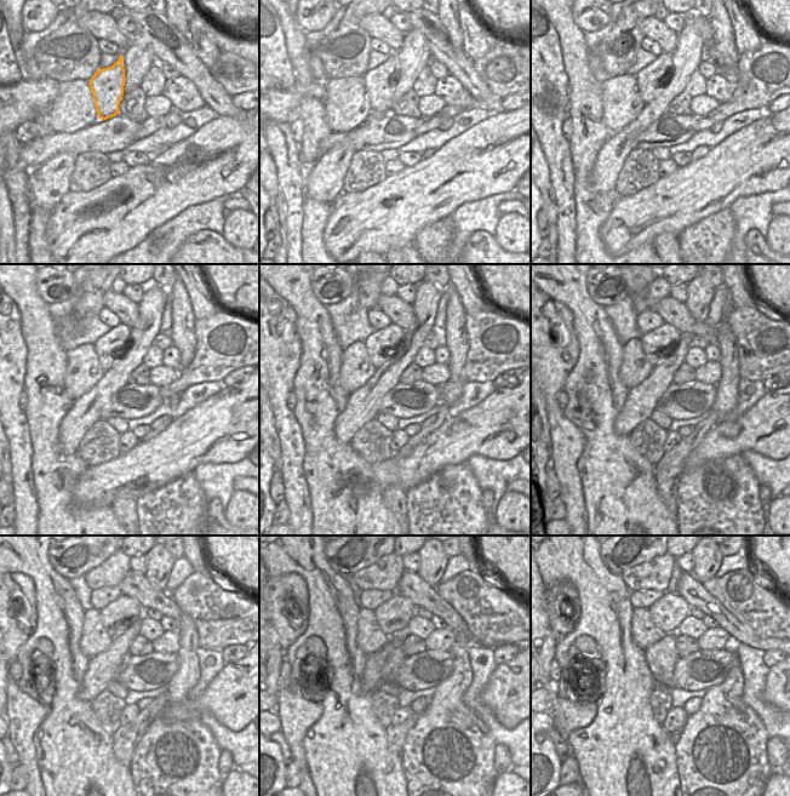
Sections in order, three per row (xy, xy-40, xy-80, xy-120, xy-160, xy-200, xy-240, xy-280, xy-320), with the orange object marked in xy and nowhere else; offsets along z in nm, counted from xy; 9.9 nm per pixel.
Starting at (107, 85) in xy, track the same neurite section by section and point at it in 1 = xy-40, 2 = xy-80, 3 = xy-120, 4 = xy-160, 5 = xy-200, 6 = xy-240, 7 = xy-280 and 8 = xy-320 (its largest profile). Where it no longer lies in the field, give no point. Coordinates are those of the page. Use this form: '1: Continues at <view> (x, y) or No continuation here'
1: Continues at xy-40 (379, 82)
2: Continues at xy-80 (652, 79)
3: Continues at xy-120 (110, 348)
4: Continues at xy-160 (382, 345)
5: Continues at xy-200 (658, 344)
6: Continues at xy-240 (116, 617)
7: Continues at xy-280 (393, 617)
8: Continues at xy-320 (667, 613)

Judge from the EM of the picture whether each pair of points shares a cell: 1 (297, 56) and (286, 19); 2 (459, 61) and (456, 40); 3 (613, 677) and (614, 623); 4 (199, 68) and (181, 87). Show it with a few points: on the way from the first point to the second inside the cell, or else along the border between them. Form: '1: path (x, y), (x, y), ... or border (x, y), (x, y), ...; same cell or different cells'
1: path (297, 47), (291, 28); same cell
2: border (441, 23), (448, 40), (456, 47), (462, 49); different cells
3: path (614, 664), (614, 636); same cell
4: border (179, 75), (183, 75), (195, 86), (204, 103); different cells

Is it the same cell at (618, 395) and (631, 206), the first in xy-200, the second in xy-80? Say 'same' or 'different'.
different

